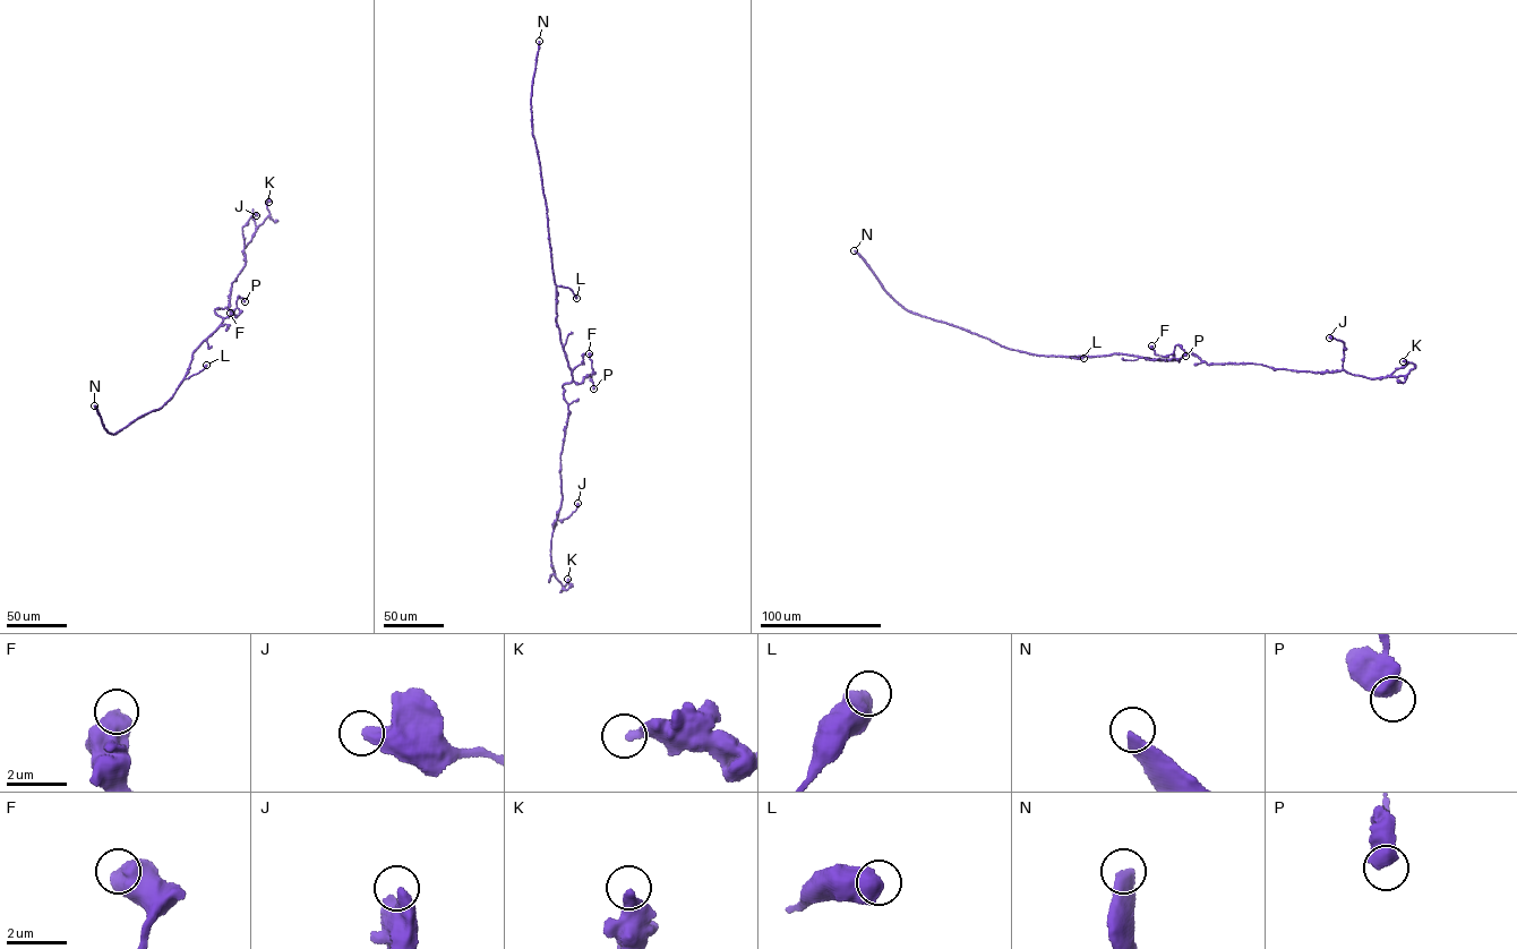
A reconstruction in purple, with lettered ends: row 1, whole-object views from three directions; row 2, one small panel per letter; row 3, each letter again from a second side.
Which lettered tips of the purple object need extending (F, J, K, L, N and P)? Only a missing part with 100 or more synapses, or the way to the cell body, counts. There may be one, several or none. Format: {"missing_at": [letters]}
{"missing_at": ["N"]}

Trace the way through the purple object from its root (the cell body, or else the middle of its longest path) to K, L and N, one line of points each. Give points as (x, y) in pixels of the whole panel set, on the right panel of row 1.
K: (1134, 356), (1174, 360), (1190, 352), (1209, 365), (1343, 370), (1374, 379), (1406, 375), (1414, 365), (1403, 361)
L: (1134, 356), (1116, 353), (1071, 358), (1083, 358)
N: (1134, 356), (1029, 353), (914, 314), (888, 293), (854, 250)

